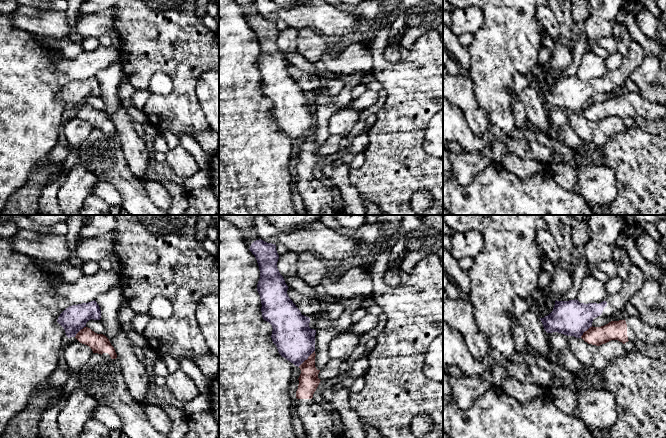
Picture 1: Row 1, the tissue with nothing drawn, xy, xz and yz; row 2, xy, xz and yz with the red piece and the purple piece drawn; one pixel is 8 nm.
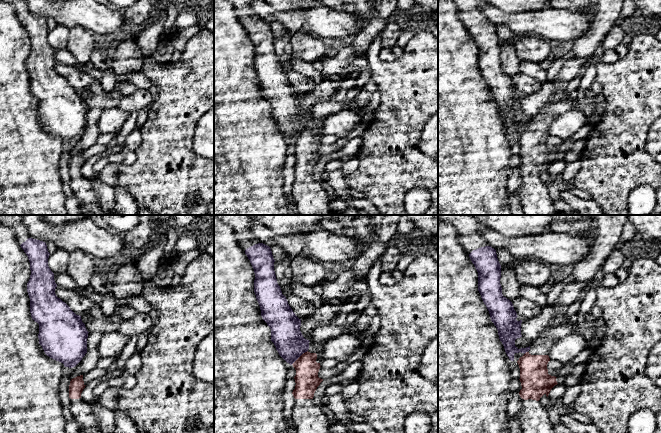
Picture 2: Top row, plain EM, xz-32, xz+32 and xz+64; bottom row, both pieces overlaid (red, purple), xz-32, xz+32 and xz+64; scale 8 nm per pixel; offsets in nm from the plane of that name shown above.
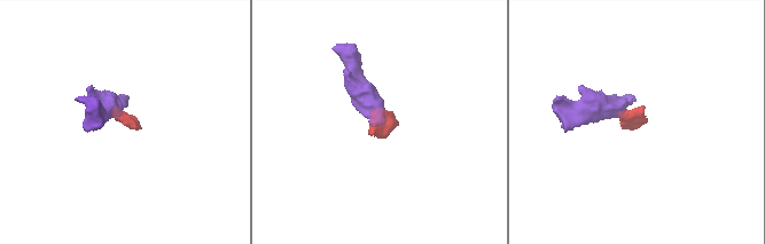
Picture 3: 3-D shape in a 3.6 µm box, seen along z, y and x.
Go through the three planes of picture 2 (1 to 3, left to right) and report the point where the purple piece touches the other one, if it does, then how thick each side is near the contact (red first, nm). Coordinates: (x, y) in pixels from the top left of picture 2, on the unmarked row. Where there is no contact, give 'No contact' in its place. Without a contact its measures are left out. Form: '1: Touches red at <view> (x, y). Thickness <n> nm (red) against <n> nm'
1: No contact
2: Touches red at xz+32 (300, 132). Thickness 190 nm (red) against 240 nm
3: Touches red at xz+64 (525, 129). Thickness 240 nm (red) against 190 nm

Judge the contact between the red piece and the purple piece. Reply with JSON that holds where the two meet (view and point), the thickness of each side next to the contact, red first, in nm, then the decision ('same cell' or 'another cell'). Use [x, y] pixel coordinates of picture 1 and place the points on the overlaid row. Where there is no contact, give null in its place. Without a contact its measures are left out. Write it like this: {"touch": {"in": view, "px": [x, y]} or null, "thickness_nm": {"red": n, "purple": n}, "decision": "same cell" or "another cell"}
{"touch": {"in": "xz", "px": [307, 359]}, "thickness_nm": {"red": 160, "purple": 320}, "decision": "another cell"}

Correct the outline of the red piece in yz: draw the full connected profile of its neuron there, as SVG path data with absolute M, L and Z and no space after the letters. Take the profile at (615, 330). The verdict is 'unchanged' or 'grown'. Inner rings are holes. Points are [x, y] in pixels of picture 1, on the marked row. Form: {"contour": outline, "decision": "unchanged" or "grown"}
{"contour": "M627 316L624 320L611 321L601 327L590 327L581 338L588 344L600 346L611 340L625 344L643 341L648 344L666 343L666 329L651 326L638 316Z", "decision": "grown"}

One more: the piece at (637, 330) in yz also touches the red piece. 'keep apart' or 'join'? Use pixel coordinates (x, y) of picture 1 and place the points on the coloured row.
join

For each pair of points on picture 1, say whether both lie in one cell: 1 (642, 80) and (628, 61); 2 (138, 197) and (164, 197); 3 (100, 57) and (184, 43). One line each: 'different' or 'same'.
1: different
2: different
3: different

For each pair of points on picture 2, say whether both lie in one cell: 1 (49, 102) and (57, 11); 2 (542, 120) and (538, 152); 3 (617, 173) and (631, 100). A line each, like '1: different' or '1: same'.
1: different
2: same
3: same

